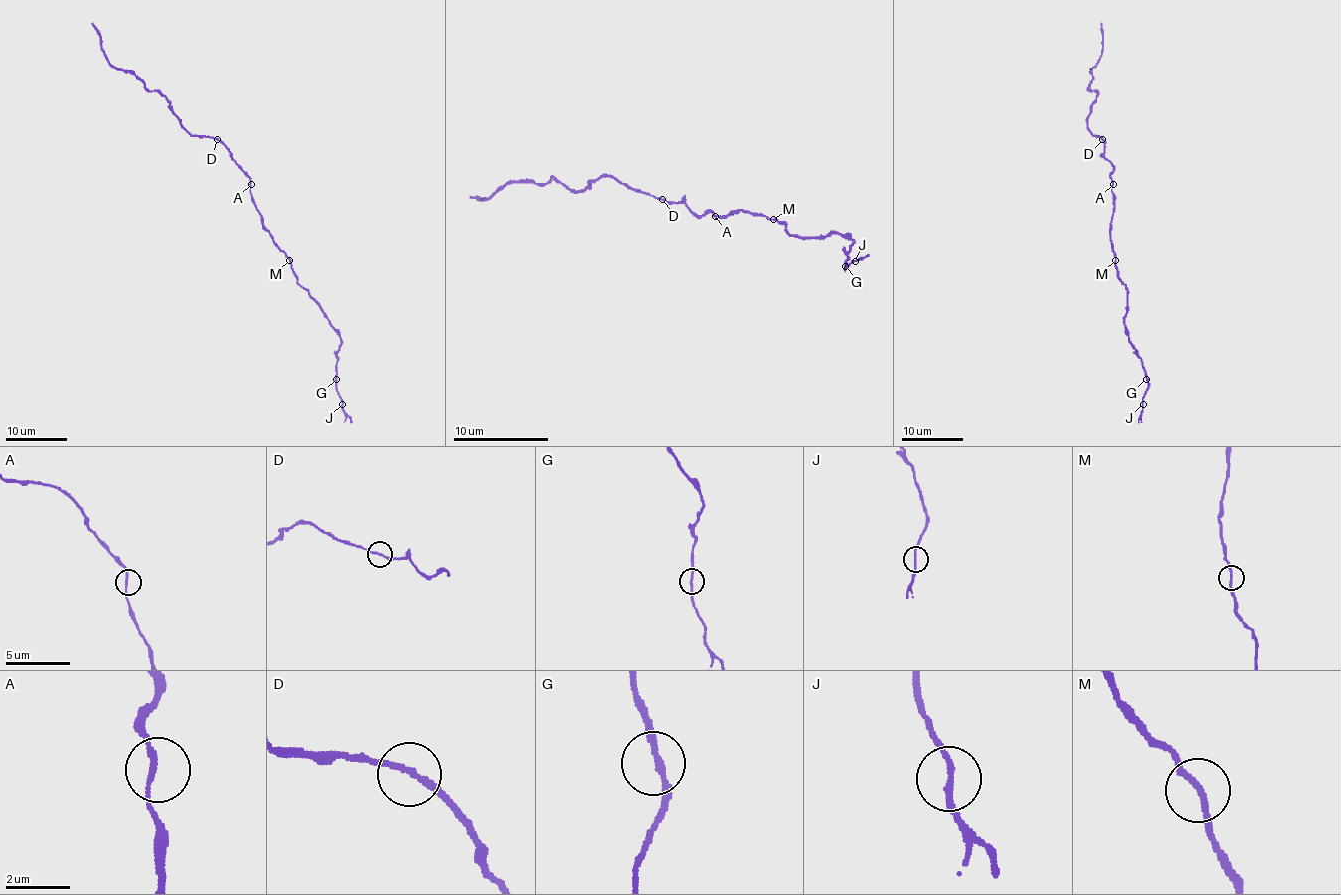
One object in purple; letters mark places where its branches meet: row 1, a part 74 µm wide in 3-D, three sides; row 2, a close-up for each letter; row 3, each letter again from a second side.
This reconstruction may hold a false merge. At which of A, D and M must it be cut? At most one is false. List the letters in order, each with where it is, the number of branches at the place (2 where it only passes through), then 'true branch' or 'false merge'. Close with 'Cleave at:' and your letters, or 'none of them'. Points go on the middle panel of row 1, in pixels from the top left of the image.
A: at (715, 216); 2 branches meet; true branch
D: at (662, 199); 2 branches meet; true branch
M: at (773, 219); 2 branches meet; true branch
Cleave at: none of them

